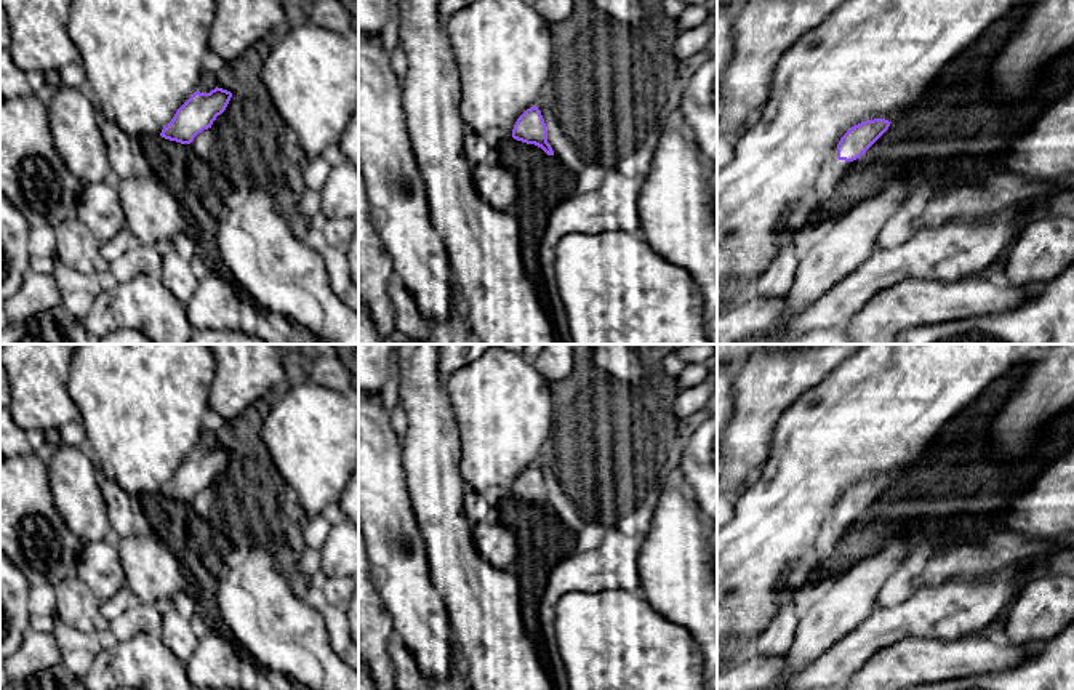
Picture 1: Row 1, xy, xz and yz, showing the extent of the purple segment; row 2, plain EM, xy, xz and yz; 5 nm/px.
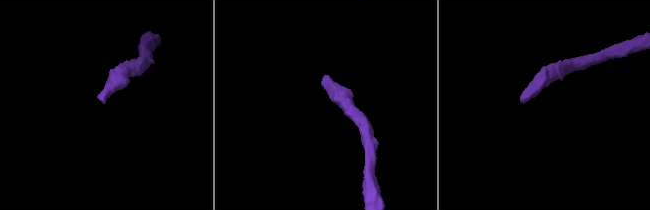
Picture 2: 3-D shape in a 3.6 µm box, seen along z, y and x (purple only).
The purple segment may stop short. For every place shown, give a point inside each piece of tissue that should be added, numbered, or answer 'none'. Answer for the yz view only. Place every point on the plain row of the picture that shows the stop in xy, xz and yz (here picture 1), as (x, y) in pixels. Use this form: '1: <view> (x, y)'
1: yz (837, 527)

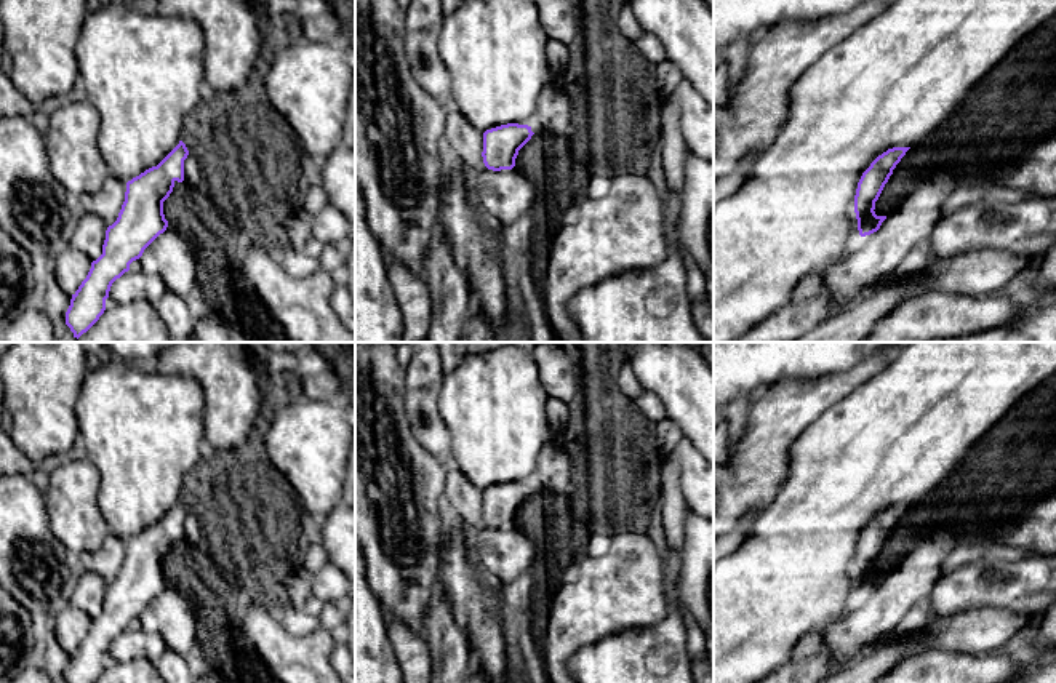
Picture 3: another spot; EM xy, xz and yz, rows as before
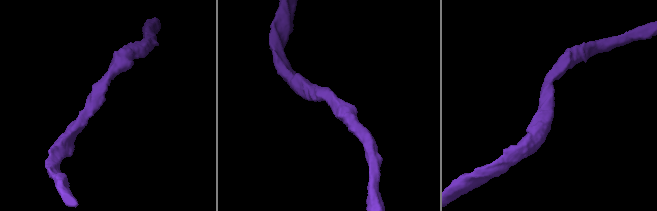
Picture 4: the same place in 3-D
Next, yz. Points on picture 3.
none

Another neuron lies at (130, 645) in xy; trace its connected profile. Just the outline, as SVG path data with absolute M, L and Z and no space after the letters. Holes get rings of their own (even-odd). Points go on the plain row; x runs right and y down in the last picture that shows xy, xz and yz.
M128 629L112 641L109 654L118 662L147 659L155 664L165 651L166 645L160 635Z

